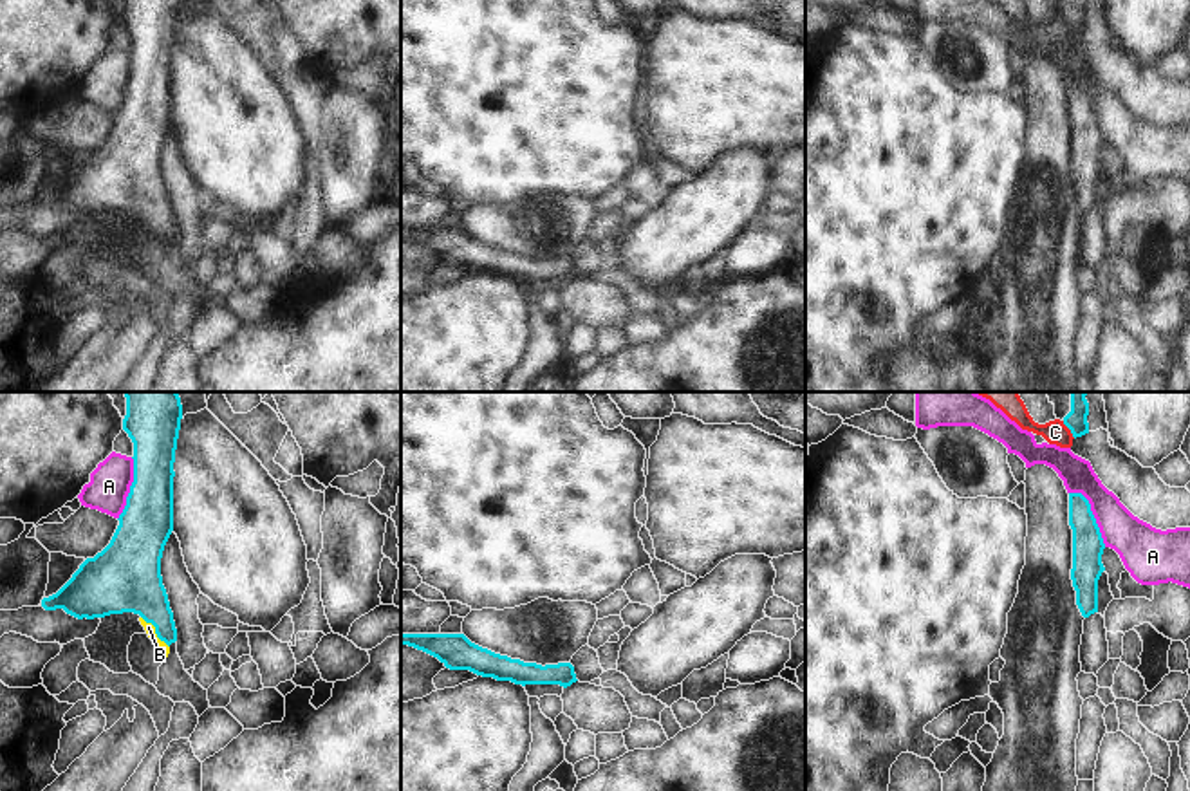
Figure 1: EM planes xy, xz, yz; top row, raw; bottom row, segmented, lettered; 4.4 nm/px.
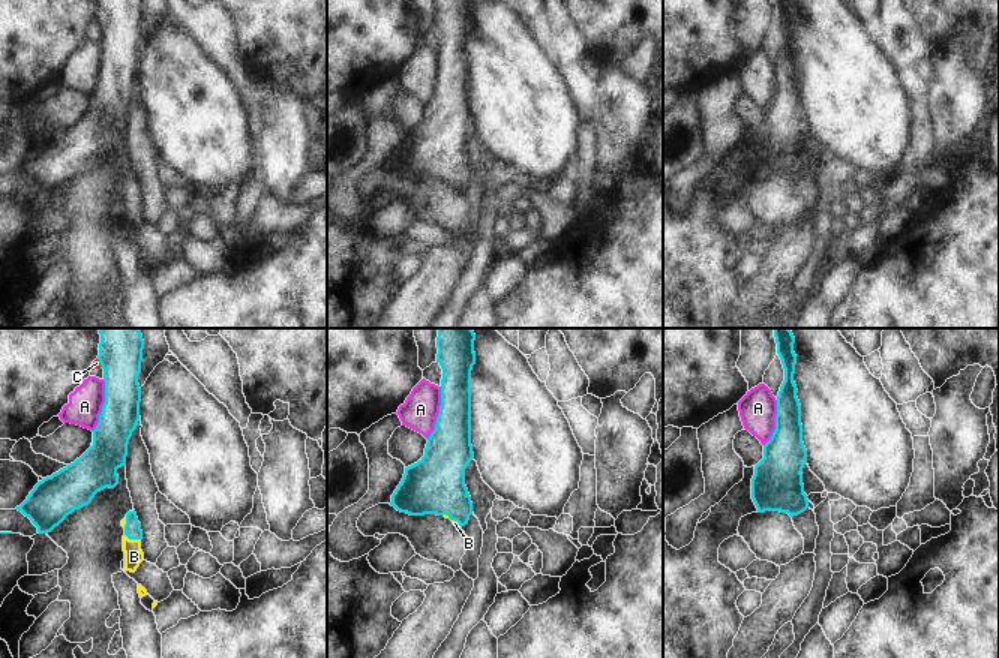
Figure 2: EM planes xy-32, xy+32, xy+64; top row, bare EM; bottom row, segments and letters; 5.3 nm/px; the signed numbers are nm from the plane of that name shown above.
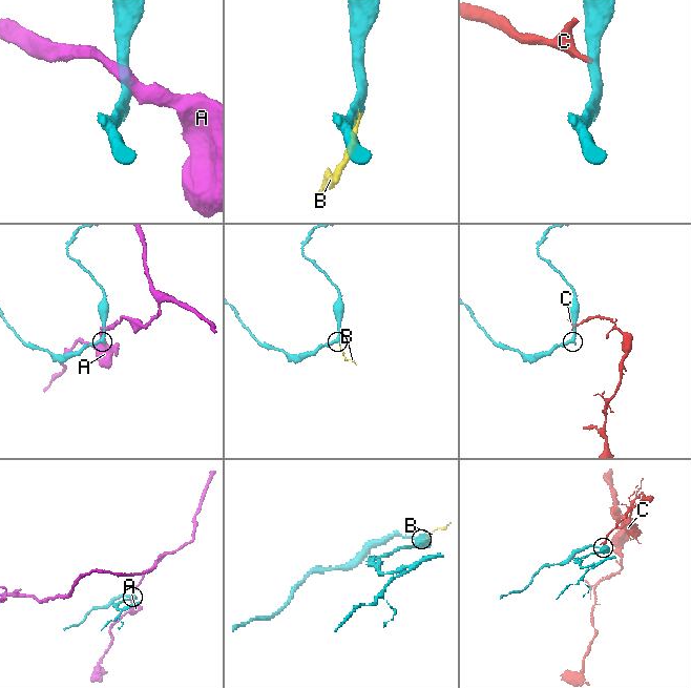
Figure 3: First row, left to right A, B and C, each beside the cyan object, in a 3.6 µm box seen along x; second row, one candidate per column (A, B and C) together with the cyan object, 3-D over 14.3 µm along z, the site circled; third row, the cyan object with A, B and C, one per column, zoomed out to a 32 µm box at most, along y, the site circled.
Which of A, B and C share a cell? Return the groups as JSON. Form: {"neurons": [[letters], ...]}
{"neurons": [["A"], ["B"], ["C"]]}

